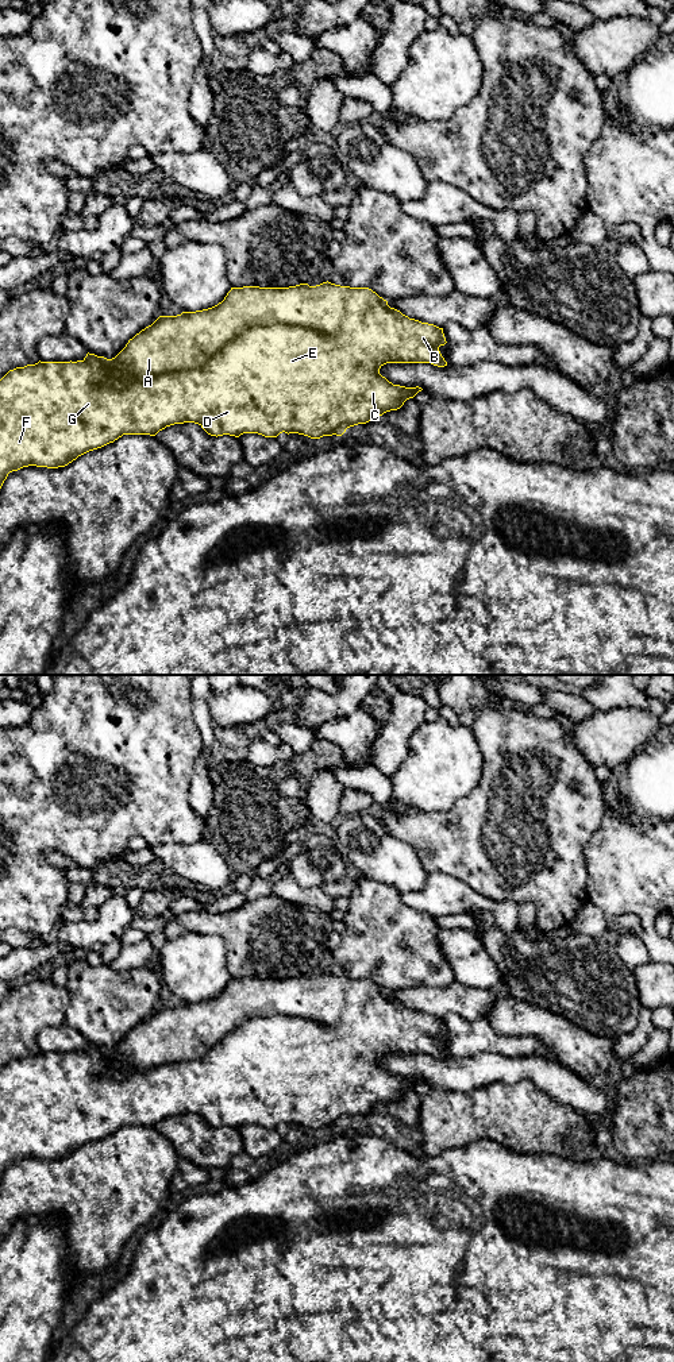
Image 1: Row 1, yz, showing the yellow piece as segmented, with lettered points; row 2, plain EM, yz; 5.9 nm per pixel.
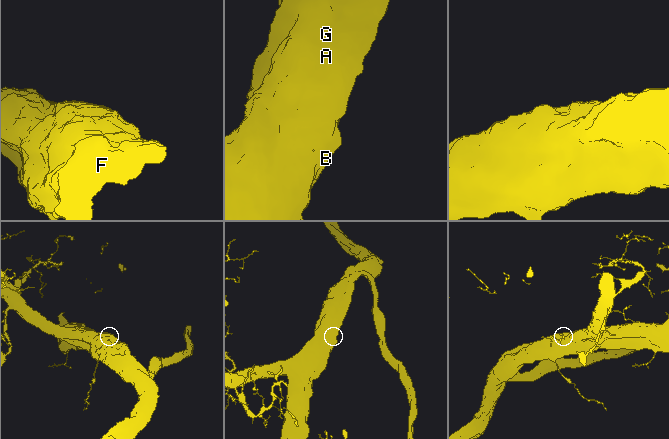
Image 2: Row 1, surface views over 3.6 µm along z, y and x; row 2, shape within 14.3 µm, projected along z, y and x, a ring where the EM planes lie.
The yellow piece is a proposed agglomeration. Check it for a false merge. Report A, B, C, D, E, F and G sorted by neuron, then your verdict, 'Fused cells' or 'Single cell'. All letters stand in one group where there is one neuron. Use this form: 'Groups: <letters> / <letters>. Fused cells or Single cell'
Groups: A B C D E F G. Single cell

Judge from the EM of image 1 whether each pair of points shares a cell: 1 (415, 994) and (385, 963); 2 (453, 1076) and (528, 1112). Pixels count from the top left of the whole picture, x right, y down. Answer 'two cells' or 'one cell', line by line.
1: two cells
2: two cells

